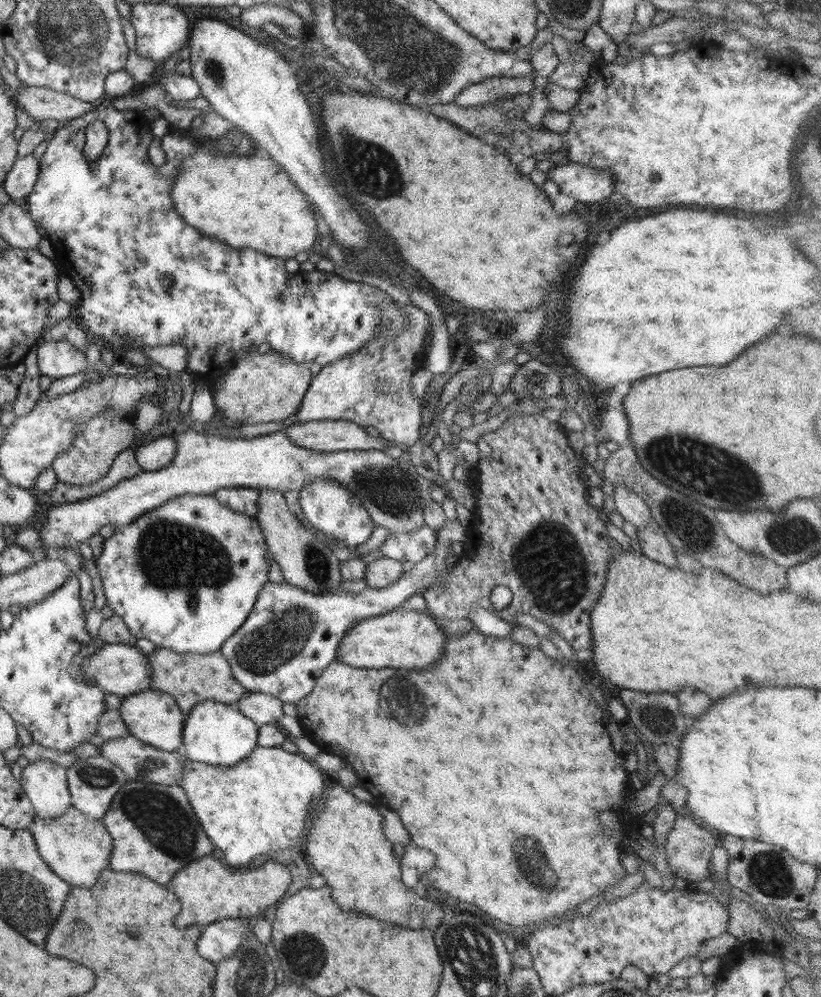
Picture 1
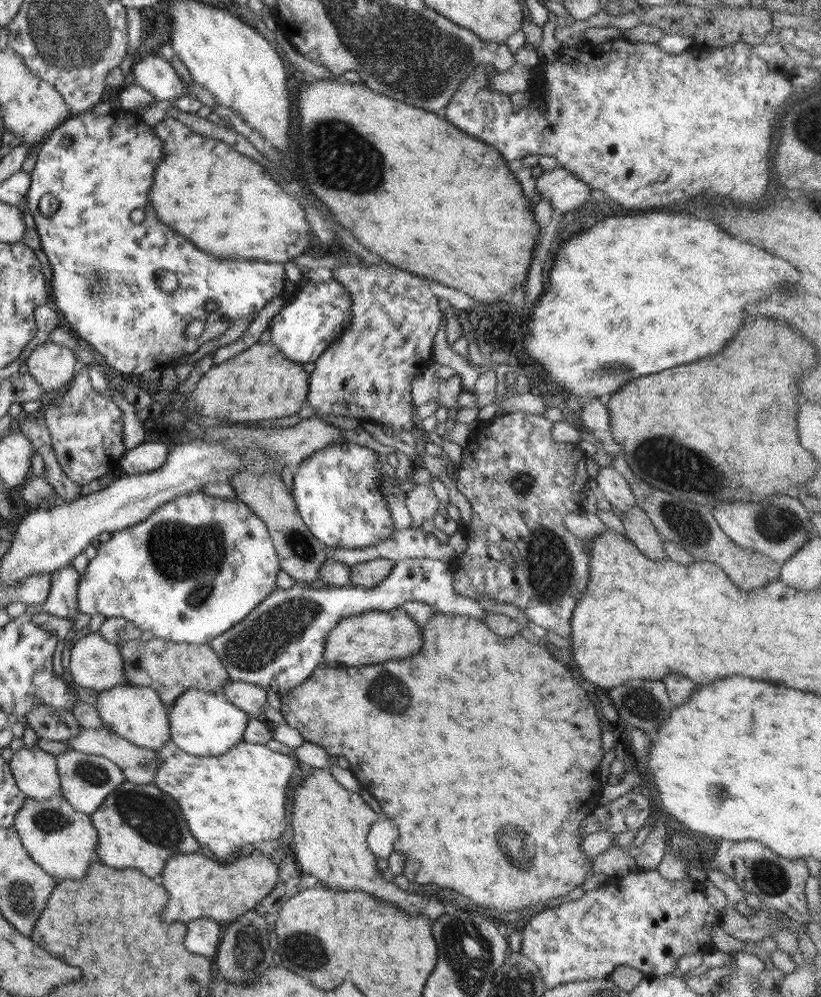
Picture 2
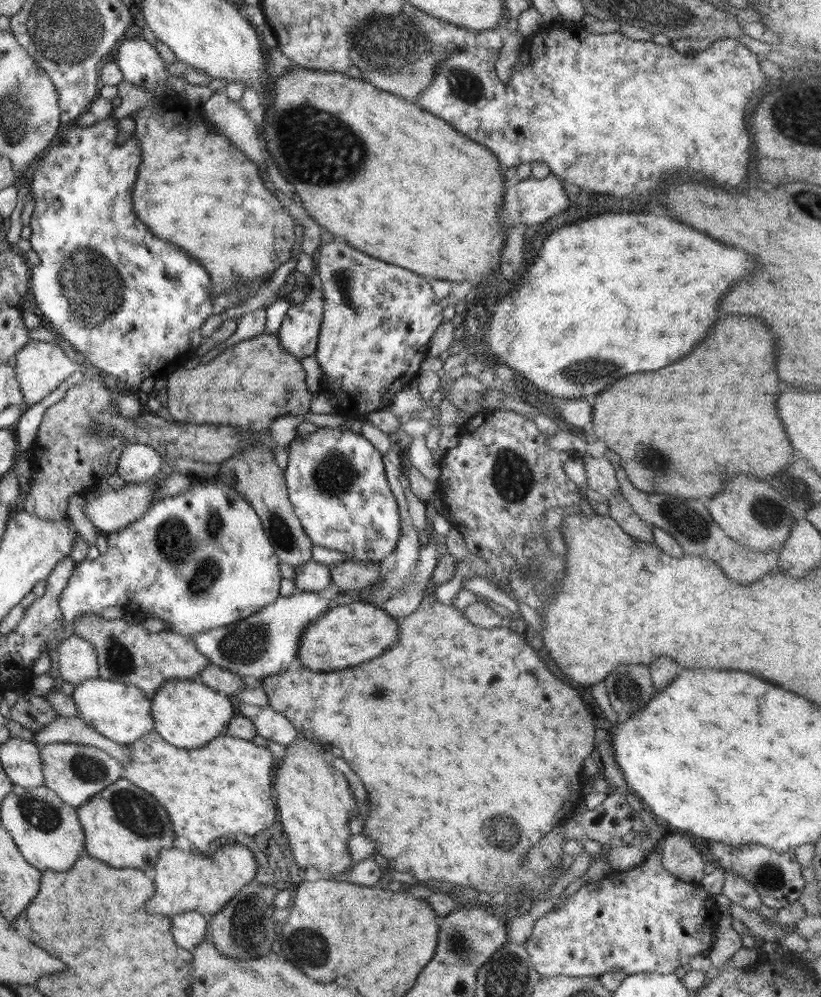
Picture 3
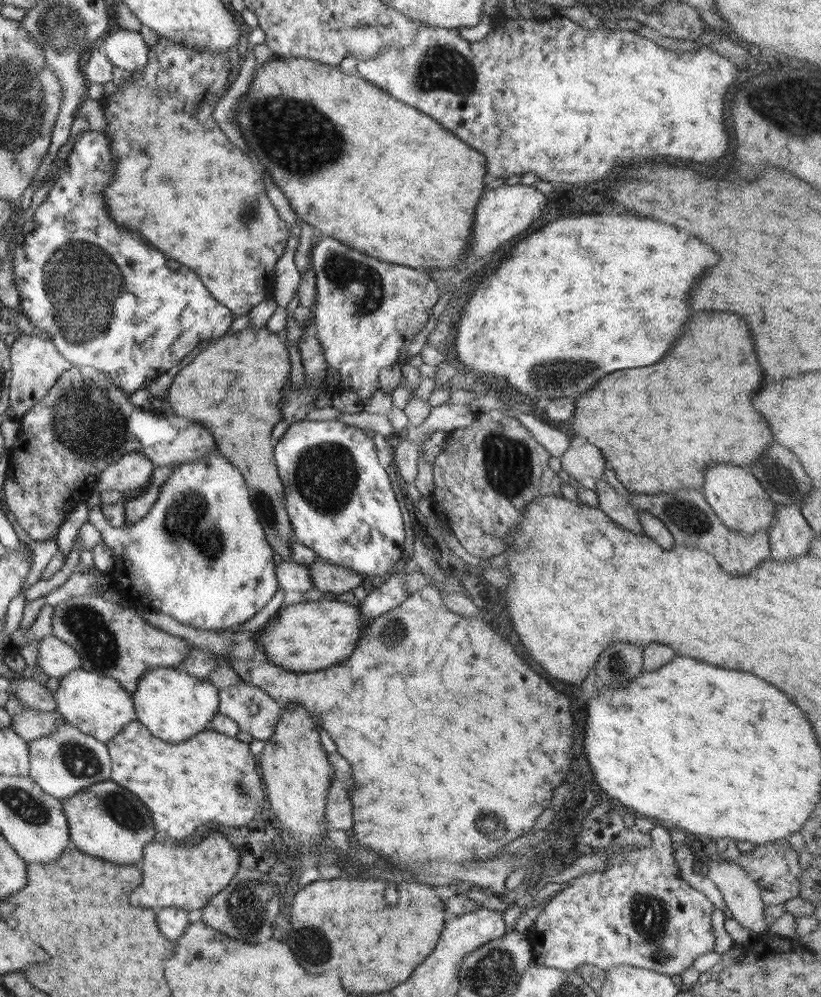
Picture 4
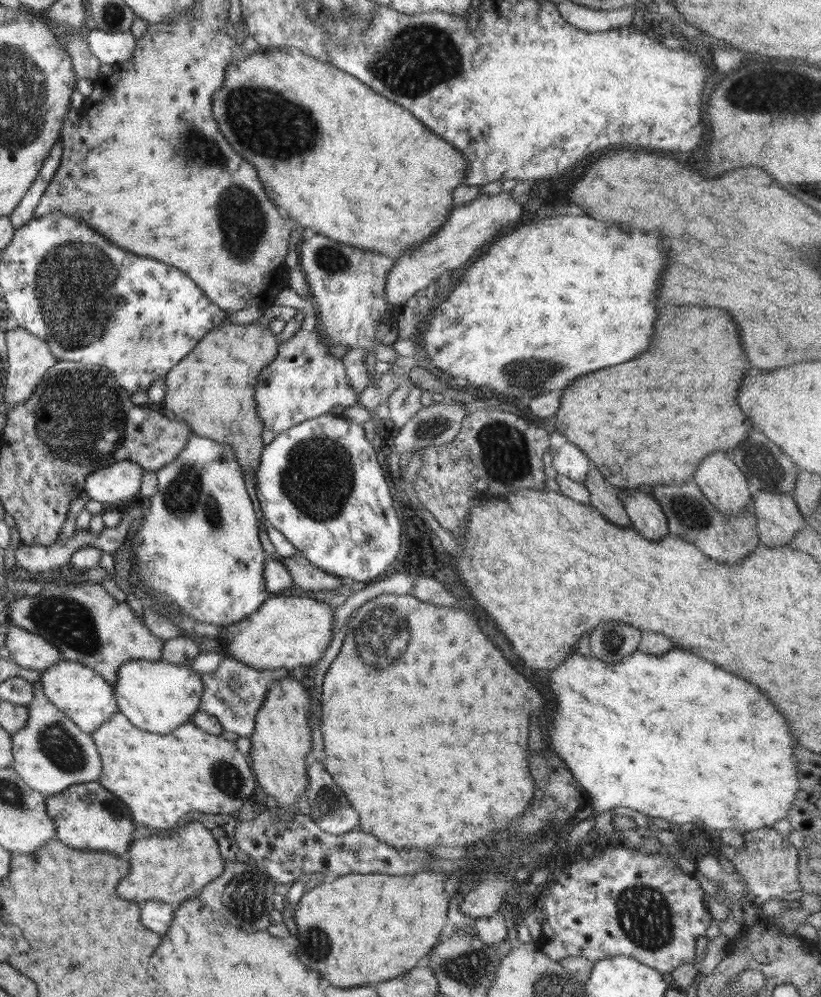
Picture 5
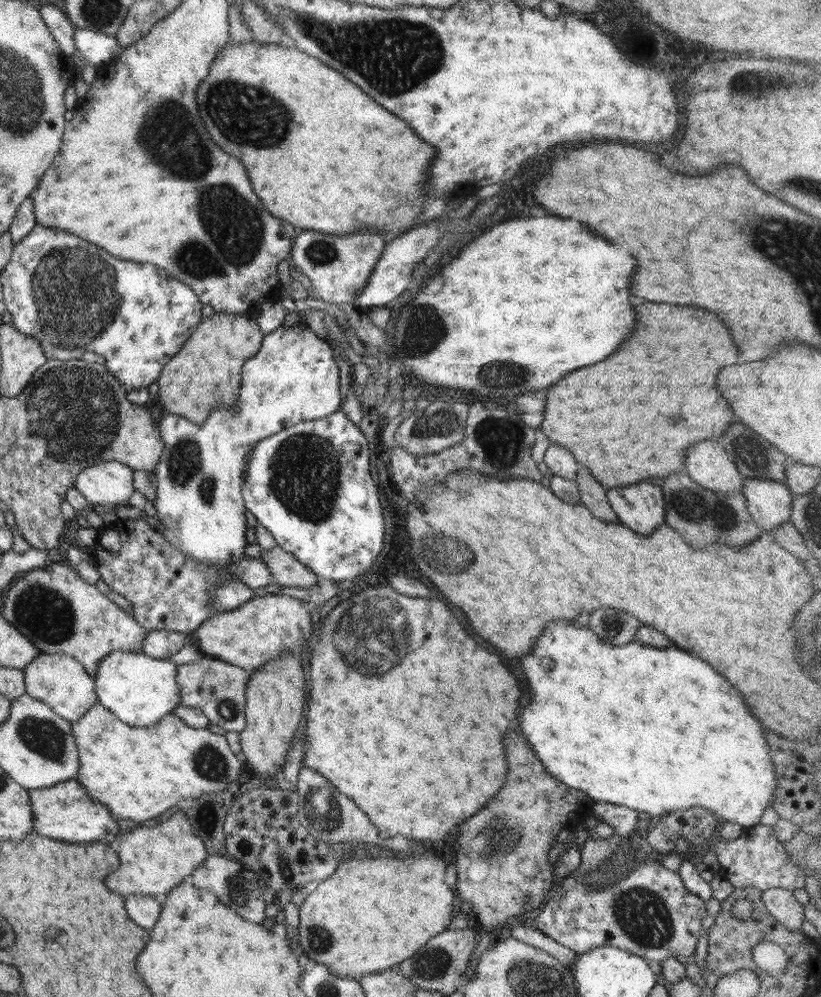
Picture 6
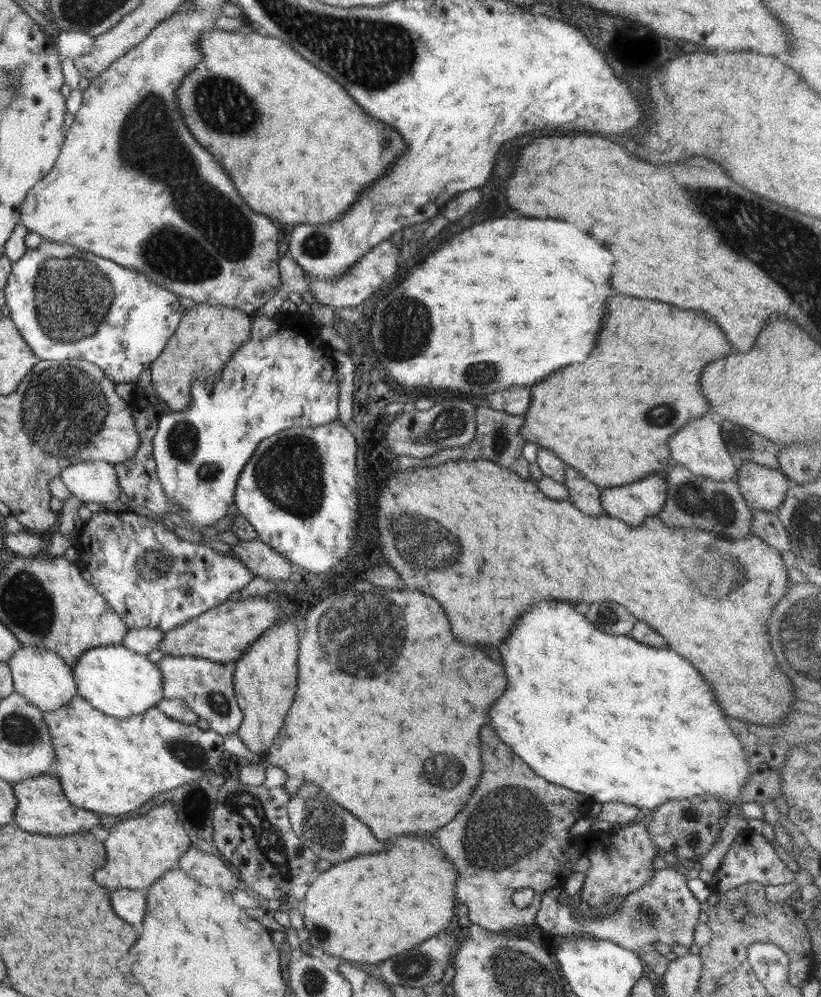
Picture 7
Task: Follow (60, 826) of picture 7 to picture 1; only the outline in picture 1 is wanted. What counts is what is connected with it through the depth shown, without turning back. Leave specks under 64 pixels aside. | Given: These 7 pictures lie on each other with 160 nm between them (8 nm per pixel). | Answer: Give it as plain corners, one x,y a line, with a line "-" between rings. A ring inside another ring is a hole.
130,780
113,797
106,814
101,818
113,840
113,849
109,860
109,867
112,870
140,873
152,878
158,884
168,884
170,878
174,876
174,872
178,872
192,860
212,852
212,844
210,844
208,836
204,836
204,830
200,828
196,813
180,785

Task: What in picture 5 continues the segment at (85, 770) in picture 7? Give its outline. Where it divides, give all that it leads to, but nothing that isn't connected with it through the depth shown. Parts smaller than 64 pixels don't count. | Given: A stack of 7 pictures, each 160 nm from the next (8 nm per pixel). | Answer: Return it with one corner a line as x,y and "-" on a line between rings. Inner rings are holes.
120,711
115,712
112,716
108,717
108,720
105,720
98,728
91,734
91,737
94,739
96,748
98,749
98,754
100,755
101,758
101,763
102,763
102,768
101,768
101,773
100,776
98,777
98,782
104,787
107,788
114,796
117,796
122,803
125,804
125,806
129,807
129,811
132,812
131,817
134,823
136,824
141,824
142,826
152,826
152,828
157,828
160,830
166,830
168,828
174,828
178,822
180,822
180,818
190,810
190,812
218,812
218,813
226,813
230,814
233,813
234,811
240,811
241,814
245,815
246,814
246,808
250,806
250,812
251,808
253,806
253,794
254,794
254,784
256,784
255,780
255,774
253,773
253,769
251,768
251,763
247,755
245,755
243,752
240,752
237,749
235,741
230,741
227,740
226,738
222,737
222,735
216,736
215,734
208,734
208,732
204,732
201,728
198,728
194,723
192,722
186,722
184,724
181,724
178,726
178,728
172,729
172,732
169,732
168,734
165,735
159,735
153,732
146,732
144,730
140,730
140,728
136,728
127,718
122,714

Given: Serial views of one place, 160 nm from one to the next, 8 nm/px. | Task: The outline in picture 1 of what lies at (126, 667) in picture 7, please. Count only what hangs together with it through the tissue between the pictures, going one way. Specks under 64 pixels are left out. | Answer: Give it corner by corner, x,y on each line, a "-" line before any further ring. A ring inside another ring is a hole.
206,699
197,702
185,715
181,751
190,761
232,766
256,748
257,736
258,725
244,716
237,706

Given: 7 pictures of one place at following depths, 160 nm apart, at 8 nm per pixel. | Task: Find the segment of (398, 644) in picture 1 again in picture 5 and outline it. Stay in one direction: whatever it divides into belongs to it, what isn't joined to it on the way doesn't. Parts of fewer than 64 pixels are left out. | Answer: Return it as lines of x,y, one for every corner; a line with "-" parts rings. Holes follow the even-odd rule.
277,594
264,600
250,616
224,625
218,639
232,659
259,671
282,668
291,671
302,666
312,668
332,640
333,622
336,621
333,610
334,607
326,601

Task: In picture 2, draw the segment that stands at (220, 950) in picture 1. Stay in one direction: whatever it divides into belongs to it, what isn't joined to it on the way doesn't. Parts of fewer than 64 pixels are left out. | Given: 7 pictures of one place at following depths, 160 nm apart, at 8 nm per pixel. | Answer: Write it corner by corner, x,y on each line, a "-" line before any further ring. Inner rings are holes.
196,919
186,924
188,932
184,938
184,948
194,954
214,958
223,932
223,923
212,919

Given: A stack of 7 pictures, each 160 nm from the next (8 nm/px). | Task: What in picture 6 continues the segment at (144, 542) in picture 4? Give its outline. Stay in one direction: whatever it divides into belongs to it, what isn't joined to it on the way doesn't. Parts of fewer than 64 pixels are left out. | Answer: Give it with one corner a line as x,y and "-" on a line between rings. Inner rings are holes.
306,324
292,327
285,325
263,336
260,350
244,361
241,370
240,392
233,409
216,405
204,421
197,425
183,416
164,413
159,419
159,431
164,441
164,450
154,470
156,498
153,505
157,510
154,516
162,520
165,530
160,534
168,540
170,546
176,547
184,556
206,564
218,566
225,574
223,580
212,589
211,607
214,613
231,611
255,597
252,589
241,580
231,576
227,568
234,566
244,558
247,547
246,517
241,488
245,478
244,465
247,454
251,452
259,440
272,436
289,426
307,421
326,418
340,410
342,396
340,395
339,369
333,357
333,348
320,338

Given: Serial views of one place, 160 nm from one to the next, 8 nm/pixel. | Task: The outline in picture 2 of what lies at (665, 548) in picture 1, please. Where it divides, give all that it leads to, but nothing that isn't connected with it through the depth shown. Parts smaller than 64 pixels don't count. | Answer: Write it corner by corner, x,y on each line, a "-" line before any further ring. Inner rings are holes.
634,505
620,516
624,524
625,538
630,540
638,551
651,560
666,560
664,539
660,537
652,521
638,506

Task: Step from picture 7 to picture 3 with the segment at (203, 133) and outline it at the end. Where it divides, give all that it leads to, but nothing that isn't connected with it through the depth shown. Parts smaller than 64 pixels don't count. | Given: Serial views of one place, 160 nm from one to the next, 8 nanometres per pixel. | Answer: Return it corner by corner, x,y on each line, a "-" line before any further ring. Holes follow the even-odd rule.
302,67
290,68
286,76
271,82
271,91
268,92
265,102
263,126
261,131
266,138
266,150
274,158
284,178
294,185
305,211
324,228
325,233
332,237
342,236
349,245
356,247
356,250
386,261
388,264
407,268
420,276
427,277
430,281
433,279
450,280
454,284
454,282
470,280
472,284
478,284
480,276
484,278
486,274
494,270
494,264
498,266
500,250
504,248
502,230
507,226
499,221
506,180
497,156
494,156
492,151
484,145
470,140
461,132
456,132
451,124
423,110
415,102
380,90
368,81
349,77
348,74
318,72

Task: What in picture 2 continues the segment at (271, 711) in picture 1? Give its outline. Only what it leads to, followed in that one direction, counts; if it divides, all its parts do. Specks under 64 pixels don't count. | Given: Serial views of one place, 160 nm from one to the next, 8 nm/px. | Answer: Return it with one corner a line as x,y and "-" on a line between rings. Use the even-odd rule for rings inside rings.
230,679
224,686
225,697
248,716
264,719
264,708
268,705
266,690
259,686

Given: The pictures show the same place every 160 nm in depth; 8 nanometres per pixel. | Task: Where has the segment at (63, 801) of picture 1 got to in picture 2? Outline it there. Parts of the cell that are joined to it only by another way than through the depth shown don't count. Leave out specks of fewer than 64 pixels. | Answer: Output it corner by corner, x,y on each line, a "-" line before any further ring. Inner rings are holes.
37,745
31,749
24,746
16,751
9,765
17,787
26,797
44,802
56,794
60,794
55,755
44,752

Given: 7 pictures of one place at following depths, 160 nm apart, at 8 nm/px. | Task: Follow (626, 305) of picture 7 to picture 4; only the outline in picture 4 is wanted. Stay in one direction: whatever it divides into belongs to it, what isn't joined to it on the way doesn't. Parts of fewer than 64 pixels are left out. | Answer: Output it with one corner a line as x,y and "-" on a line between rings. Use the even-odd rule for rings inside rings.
694,312
680,338
660,362
646,368
612,372
588,392
582,392
575,400
572,430
600,448
604,460
628,491
652,494
678,489
702,490
704,470
708,466
732,462
746,468
774,442
766,420
750,404
752,394
762,386
760,382
762,368
758,366
746,320
730,312

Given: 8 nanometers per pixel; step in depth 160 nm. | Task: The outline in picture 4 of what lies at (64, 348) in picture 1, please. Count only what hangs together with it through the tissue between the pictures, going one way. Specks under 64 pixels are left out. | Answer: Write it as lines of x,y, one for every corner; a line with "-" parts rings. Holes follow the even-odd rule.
26,332
17,335
10,349
11,381
9,386
9,414
19,419
29,408
32,408
39,400
42,400
48,389
60,378
65,370
74,367
66,360
54,343
35,334
27,335

